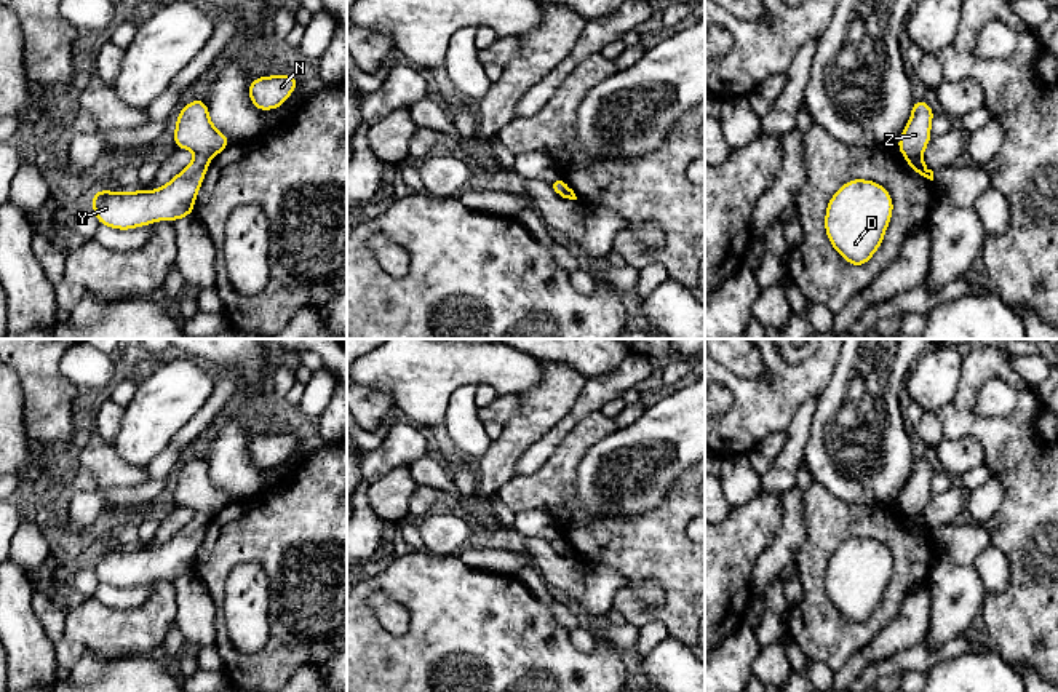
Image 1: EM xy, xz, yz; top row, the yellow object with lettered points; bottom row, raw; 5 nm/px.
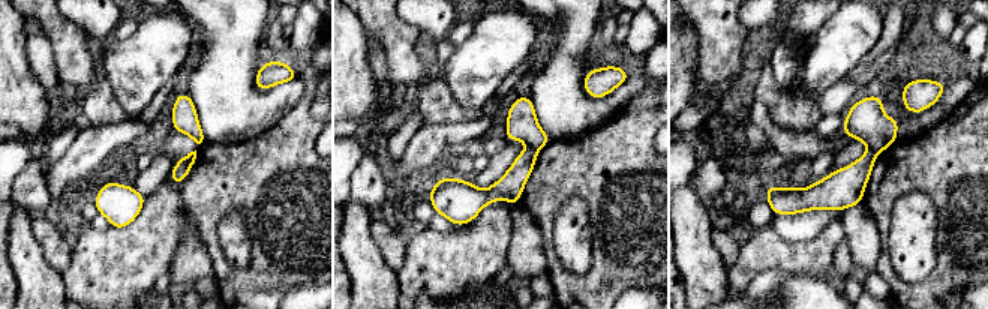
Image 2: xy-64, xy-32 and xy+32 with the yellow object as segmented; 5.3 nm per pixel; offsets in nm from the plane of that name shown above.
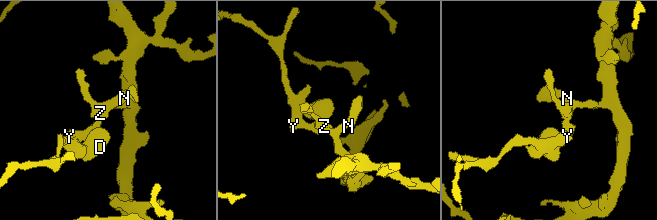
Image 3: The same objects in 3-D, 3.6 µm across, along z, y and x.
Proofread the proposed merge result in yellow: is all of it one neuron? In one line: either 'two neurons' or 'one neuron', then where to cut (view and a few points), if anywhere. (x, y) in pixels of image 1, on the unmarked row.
two neurons; cut in yz along (906, 513), (921, 517)

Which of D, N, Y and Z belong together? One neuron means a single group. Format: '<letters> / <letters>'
D Y / N Z

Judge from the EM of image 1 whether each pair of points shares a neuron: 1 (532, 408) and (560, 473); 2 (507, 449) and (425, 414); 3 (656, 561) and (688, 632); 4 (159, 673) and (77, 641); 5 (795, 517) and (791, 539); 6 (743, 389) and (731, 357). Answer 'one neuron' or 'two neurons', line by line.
1: two neurons
2: two neurons
3: one neuron
4: two neurons
5: one neuron
6: two neurons

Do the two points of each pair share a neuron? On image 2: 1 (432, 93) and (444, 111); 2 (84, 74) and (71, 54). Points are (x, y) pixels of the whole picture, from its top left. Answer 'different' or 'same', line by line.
1: same
2: same

